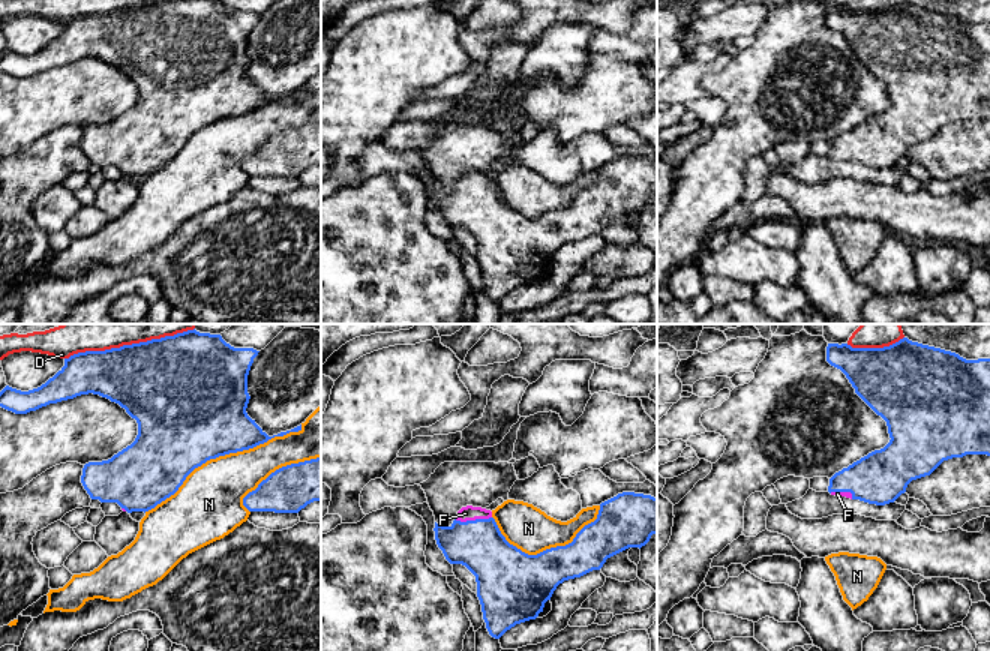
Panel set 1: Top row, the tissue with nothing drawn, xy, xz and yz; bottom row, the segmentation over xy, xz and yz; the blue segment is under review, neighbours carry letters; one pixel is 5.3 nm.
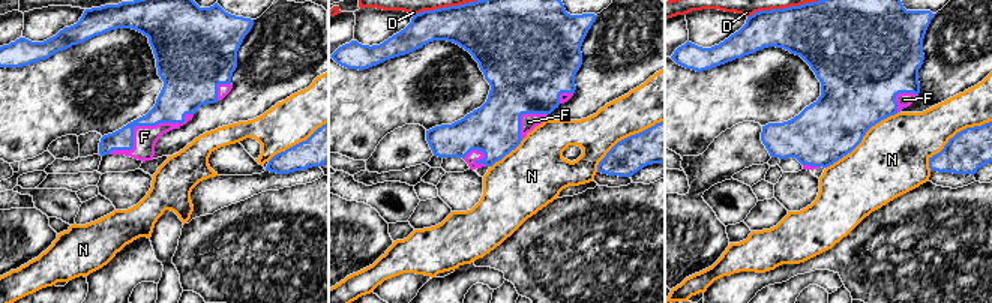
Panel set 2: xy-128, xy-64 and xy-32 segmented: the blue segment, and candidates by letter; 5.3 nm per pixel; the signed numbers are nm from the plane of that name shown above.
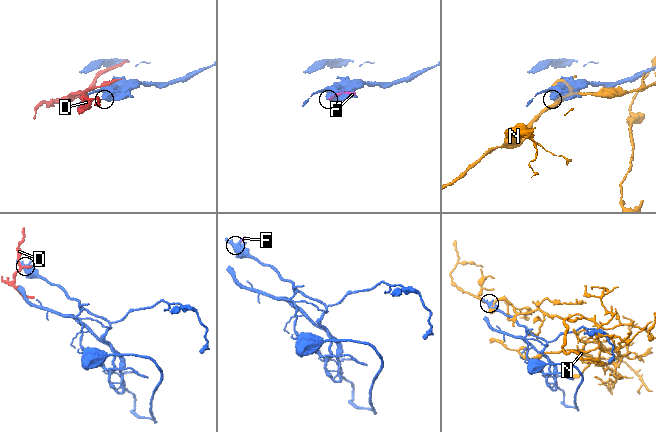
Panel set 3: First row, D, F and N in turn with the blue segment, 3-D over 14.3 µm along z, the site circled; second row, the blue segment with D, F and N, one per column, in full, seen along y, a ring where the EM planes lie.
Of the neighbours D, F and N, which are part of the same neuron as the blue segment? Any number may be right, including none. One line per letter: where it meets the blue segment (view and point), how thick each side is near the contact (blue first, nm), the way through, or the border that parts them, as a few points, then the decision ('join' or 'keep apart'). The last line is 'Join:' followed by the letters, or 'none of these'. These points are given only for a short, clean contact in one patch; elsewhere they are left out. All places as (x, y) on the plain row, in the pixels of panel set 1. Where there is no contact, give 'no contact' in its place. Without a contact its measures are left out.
D: contact xy (114, 12); calibres 400 and 110 nm; keep apart
F: contact xz (473, 185); calibres 280 and 80 nm; join
N: contact xy (222, 119); calibres 500 and 360 nm; keep apart
Join: F

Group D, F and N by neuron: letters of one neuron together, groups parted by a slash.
D / F / N

